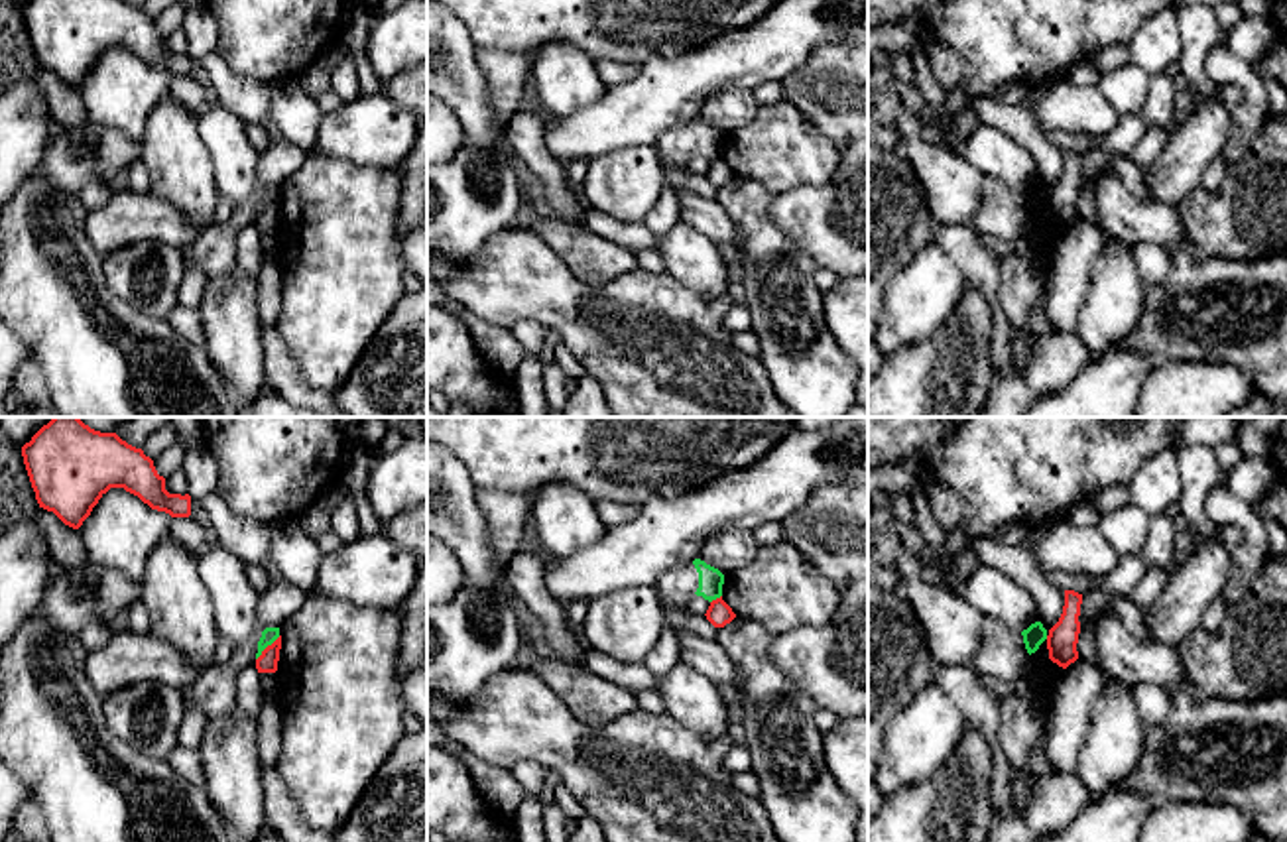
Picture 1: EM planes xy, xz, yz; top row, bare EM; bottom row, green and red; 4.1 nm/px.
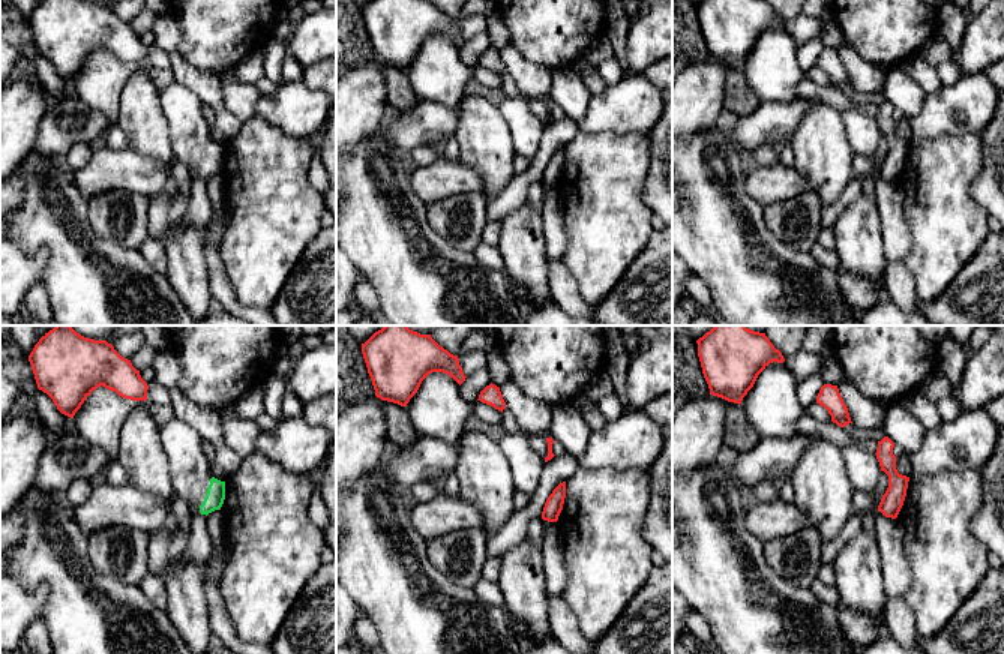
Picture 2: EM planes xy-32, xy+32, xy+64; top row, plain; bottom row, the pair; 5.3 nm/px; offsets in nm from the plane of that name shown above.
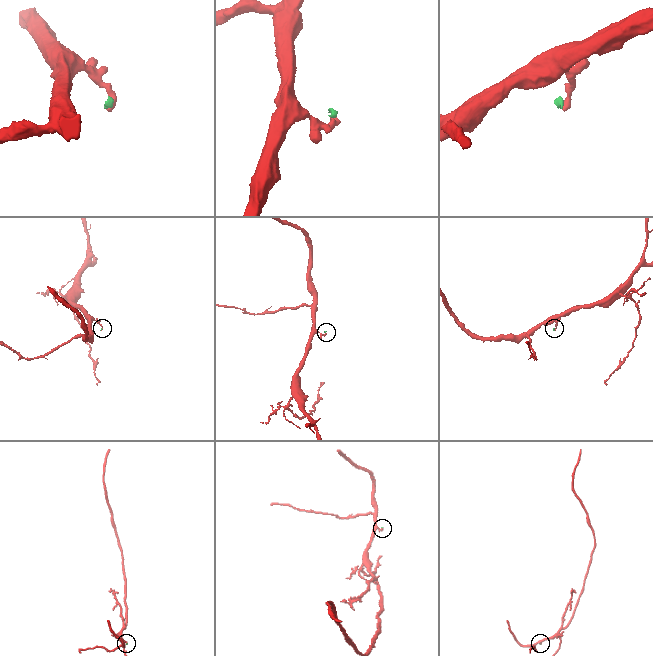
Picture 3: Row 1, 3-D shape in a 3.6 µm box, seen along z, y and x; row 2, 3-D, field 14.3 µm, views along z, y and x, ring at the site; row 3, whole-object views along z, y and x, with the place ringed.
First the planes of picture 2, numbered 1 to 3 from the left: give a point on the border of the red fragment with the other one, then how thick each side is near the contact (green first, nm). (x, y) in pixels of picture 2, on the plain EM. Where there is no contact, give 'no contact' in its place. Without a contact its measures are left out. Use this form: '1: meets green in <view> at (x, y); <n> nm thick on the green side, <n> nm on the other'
1: no contact
2: no contact
3: no contact

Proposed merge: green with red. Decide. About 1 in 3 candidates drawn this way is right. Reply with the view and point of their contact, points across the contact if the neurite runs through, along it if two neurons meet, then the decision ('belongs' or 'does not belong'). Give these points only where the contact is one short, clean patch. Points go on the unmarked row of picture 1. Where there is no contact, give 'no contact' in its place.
meets green in xy at (266, 205); border along xy (280, 195), (256, 219); does not belong

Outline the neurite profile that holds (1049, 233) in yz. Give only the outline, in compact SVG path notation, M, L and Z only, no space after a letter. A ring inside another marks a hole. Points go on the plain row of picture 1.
M1047 199L1039 205L1035 212L1029 214L1029 220L1039 226L1039 232L1035 236L1037 266L1043 268L1045 264L1049 264L1049 252L1053 244L1061 238L1065 228L1049 218Z

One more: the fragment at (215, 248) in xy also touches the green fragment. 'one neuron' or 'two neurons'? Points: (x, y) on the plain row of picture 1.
two neurons

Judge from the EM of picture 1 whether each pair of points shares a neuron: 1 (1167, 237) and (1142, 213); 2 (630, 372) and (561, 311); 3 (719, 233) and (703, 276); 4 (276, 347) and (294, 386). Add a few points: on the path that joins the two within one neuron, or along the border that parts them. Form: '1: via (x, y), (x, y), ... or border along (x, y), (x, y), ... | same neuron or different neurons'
1: via (1162, 231), (1148, 219) | same neuron
2: via (612, 355), (579, 321) | same neuron
3: border along (681, 221), (703, 233), (717, 246) | different neurons
4: via (276, 357), (284, 376) | same neuron

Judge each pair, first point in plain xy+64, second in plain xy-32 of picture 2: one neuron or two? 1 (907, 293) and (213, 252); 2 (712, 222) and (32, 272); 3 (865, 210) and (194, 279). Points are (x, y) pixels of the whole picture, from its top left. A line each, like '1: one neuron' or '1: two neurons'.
1: one neuron
2: two neurons
3: one neuron

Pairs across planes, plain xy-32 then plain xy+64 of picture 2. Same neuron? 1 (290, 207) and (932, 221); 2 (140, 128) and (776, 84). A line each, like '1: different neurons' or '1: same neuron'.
1: same neuron
2: different neurons

